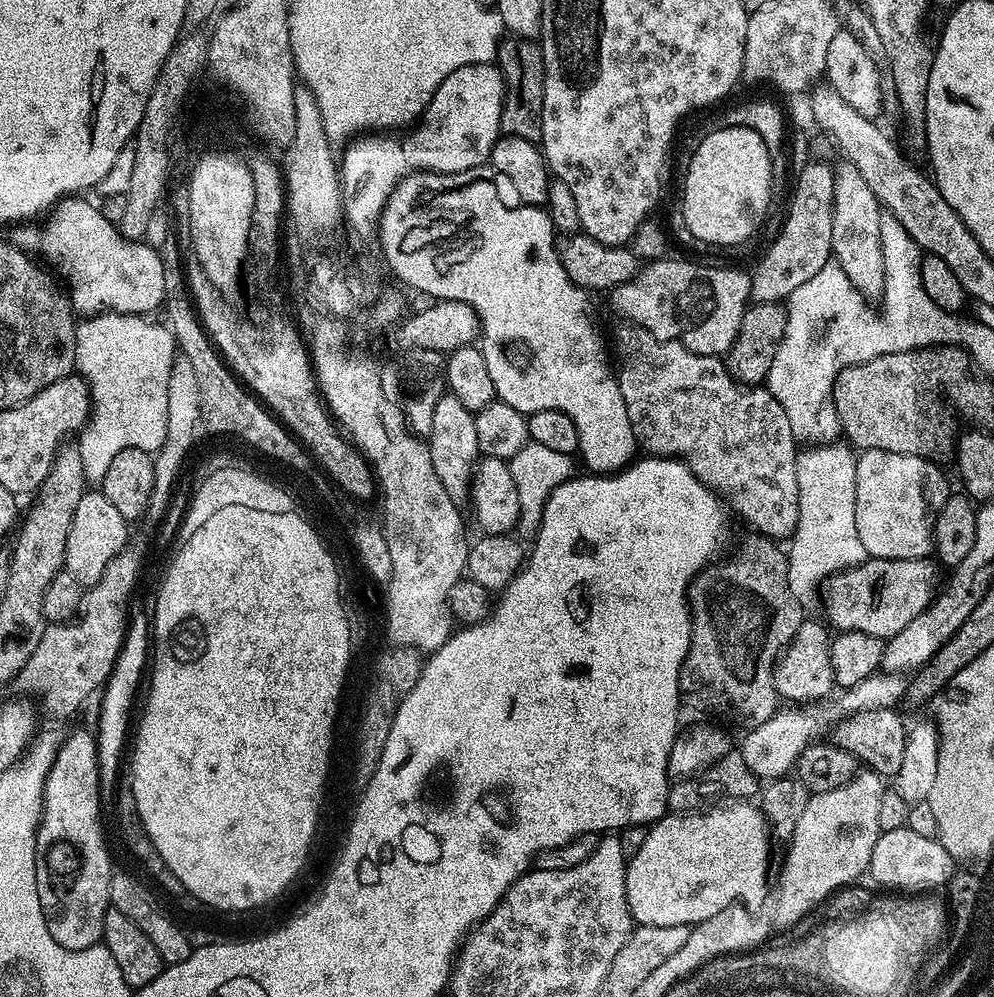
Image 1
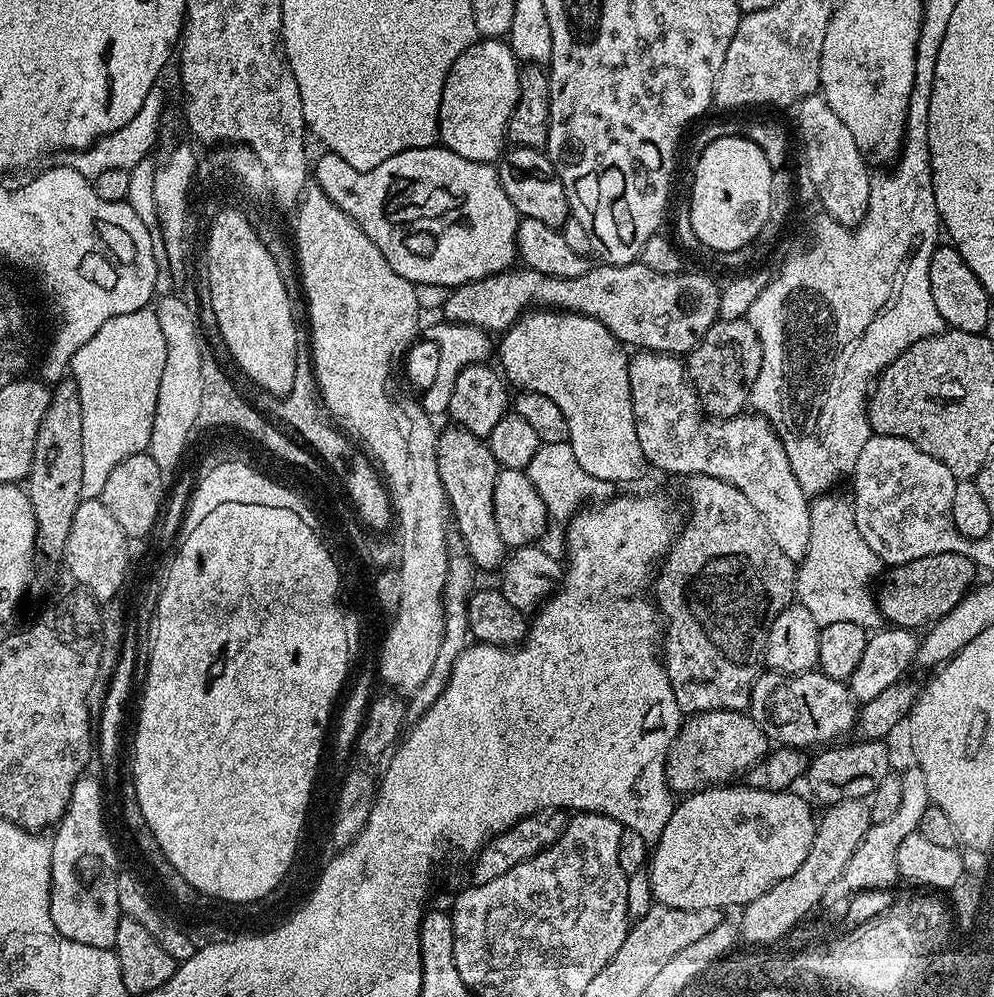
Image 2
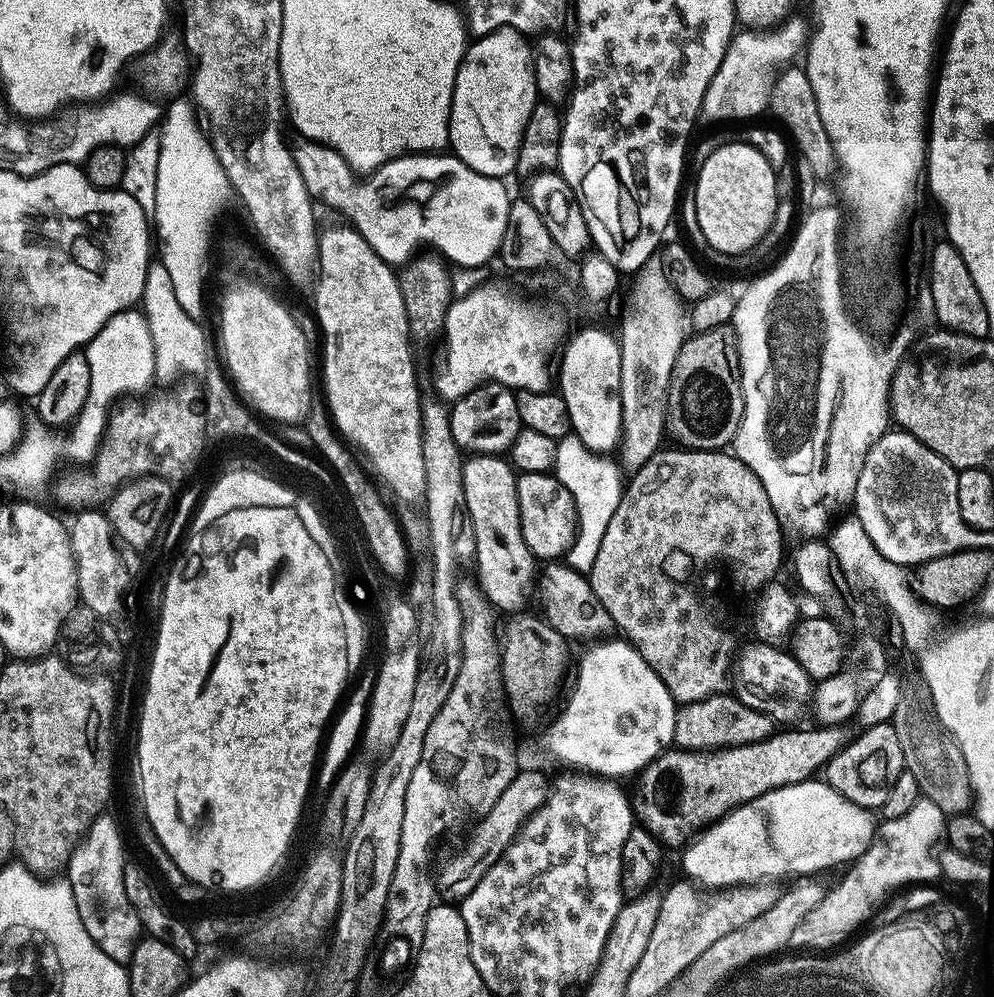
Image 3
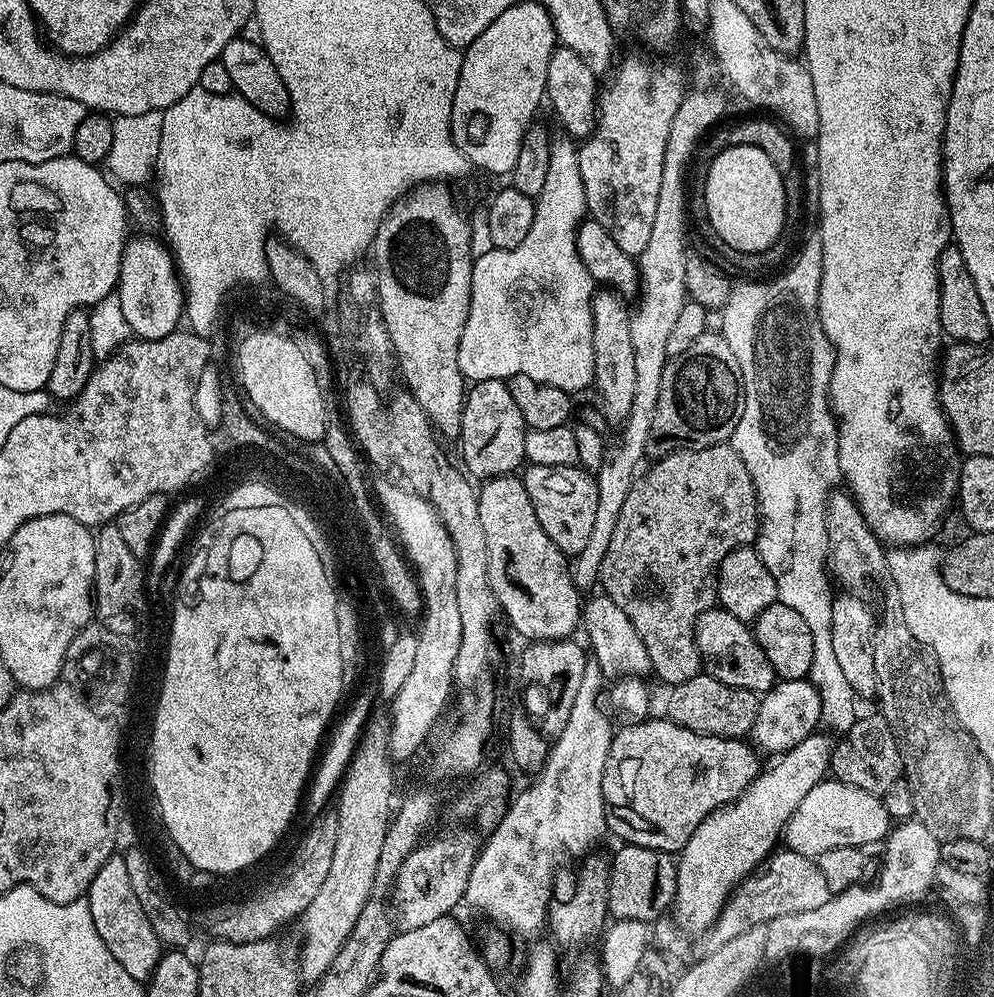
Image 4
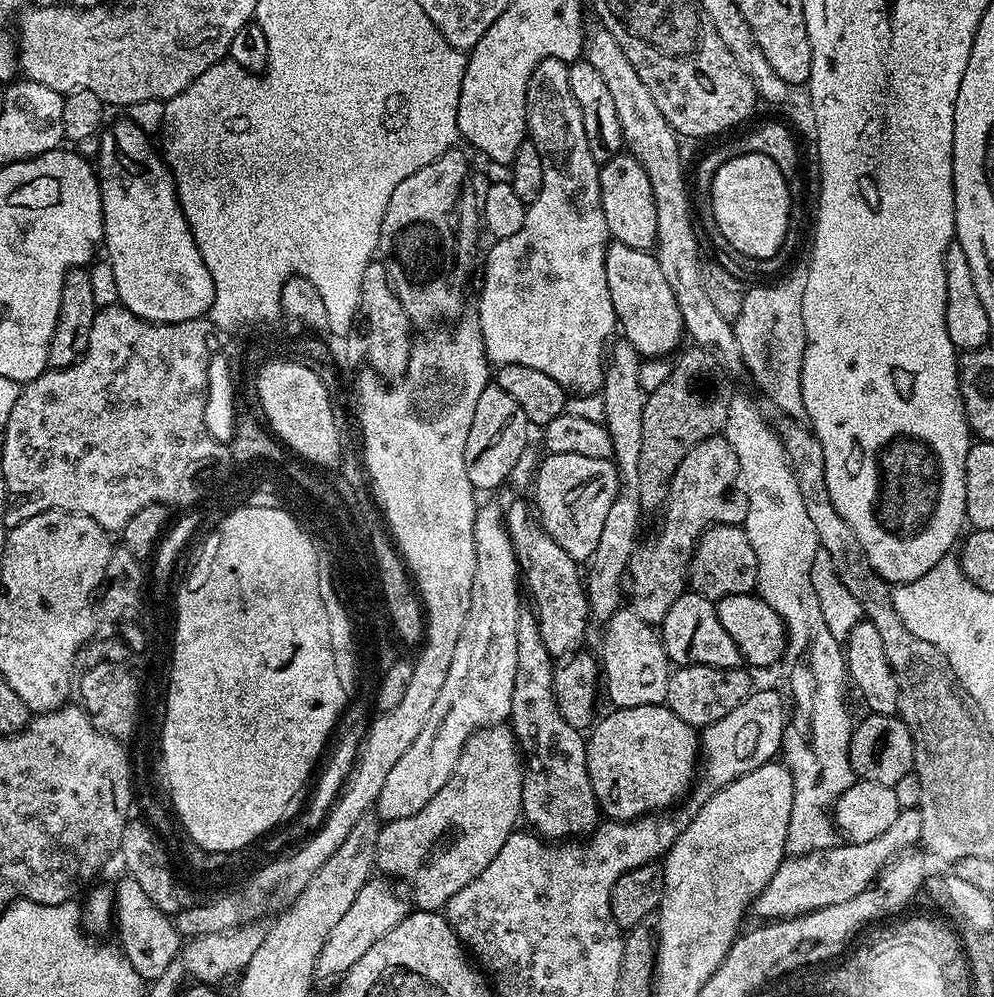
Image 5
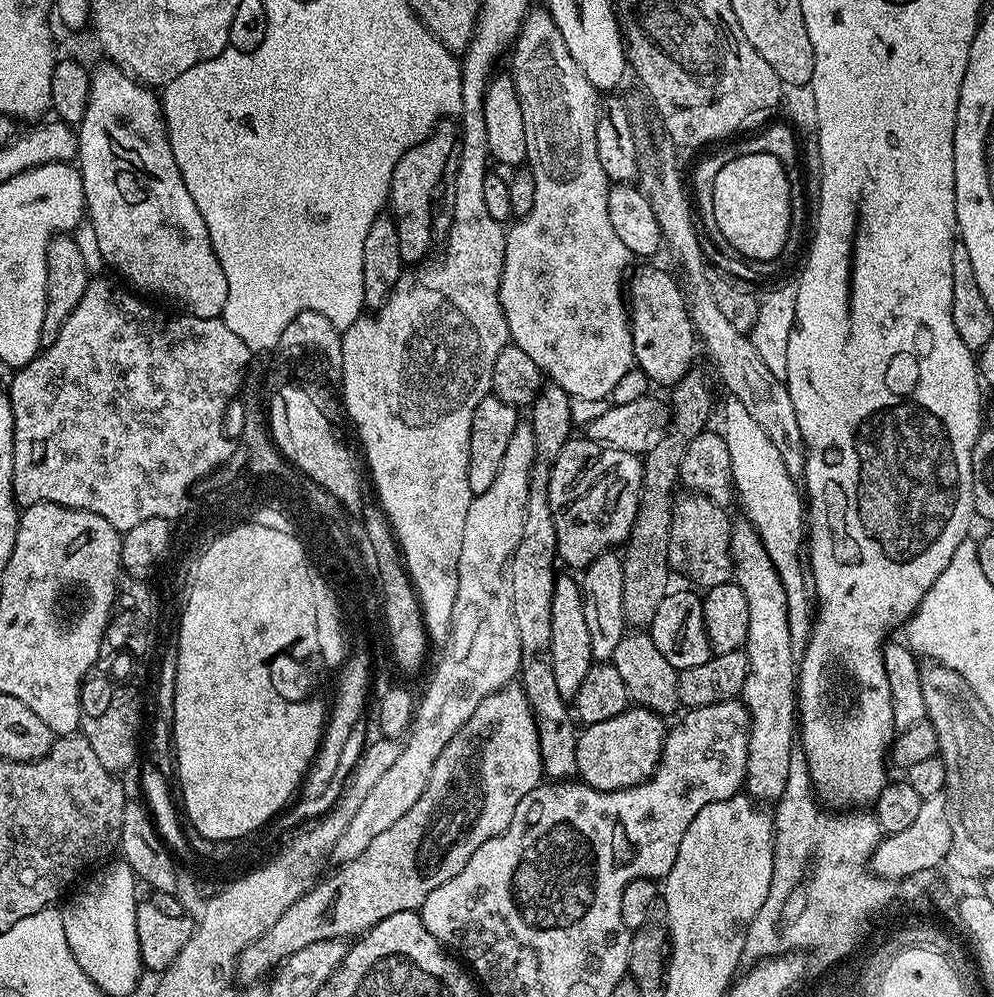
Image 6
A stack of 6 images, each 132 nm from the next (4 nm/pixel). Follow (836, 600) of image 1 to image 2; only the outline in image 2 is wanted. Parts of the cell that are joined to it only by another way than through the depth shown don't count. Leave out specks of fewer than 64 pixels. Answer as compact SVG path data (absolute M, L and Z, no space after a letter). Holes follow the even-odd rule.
M936 553L895 565L891 572L892 581L881 586L880 594L878 590L879 615L883 618L885 616L888 619L887 623L897 628L924 630L946 614L950 614L950 610L954 610L954 606L958 606L958 602L962 602L962 598L968 595L970 589L977 583L978 566L971 558L960 553Z

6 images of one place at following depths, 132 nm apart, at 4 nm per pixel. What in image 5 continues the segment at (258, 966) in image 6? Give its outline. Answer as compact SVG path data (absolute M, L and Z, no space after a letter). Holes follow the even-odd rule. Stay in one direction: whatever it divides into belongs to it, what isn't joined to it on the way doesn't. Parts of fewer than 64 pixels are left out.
M507 723L479 728L464 744L456 772L410 818L389 820L383 825L376 843L375 867L385 877L397 876L412 887L415 907L435 912L466 886L502 850L522 816L524 762L516 735Z

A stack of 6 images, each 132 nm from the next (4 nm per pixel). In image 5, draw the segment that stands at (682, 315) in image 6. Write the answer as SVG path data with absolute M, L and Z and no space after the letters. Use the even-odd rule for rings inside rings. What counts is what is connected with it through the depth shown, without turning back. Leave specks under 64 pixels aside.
M612 242L608 245L608 253L606 254L606 262L604 265L606 266L606 286L610 286L610 302L614 302L619 331L621 333L624 331L624 334L622 334L623 339L634 348L641 358L671 357L673 355L671 352L679 346L680 339L685 339L686 333L684 330L684 323L682 322L682 310L678 308L678 298L674 298L674 290L670 290L670 282L666 282L666 274L662 274L662 266L656 261L655 255L653 255L651 251L643 248L635 248L634 246L626 246L625 244Z

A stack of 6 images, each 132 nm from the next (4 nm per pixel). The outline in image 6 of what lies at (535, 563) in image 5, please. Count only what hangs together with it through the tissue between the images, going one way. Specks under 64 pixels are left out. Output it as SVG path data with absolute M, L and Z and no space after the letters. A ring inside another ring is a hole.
M557 575L554 586L554 602L550 612L550 650L554 666L554 682L558 685L558 694L566 702L575 701L578 688L586 679L586 674L593 666L590 650L589 627L586 626L584 594L581 592L581 581L575 576Z

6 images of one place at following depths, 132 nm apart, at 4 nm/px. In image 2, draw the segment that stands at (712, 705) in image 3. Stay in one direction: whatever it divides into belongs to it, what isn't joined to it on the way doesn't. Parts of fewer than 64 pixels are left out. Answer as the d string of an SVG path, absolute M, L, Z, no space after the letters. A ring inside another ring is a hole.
M719 708L709 712L697 712L689 715L680 725L674 742L668 751L668 759L664 762L664 777L668 780L669 789L676 794L691 794L709 786L728 782L735 772L747 773L748 769L769 751L770 741L764 735L763 727L755 715L735 708Z

